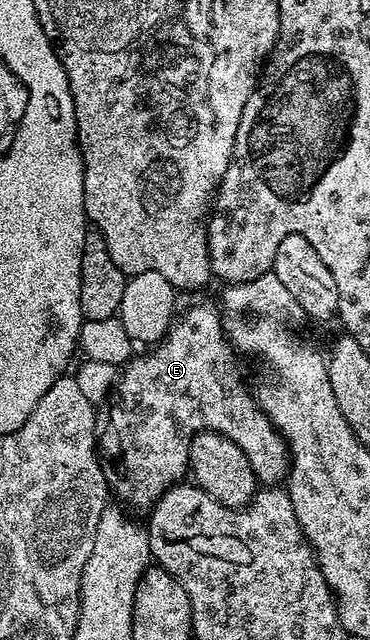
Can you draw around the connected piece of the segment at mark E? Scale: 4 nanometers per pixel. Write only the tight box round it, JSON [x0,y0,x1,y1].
[99,303,291,513]

